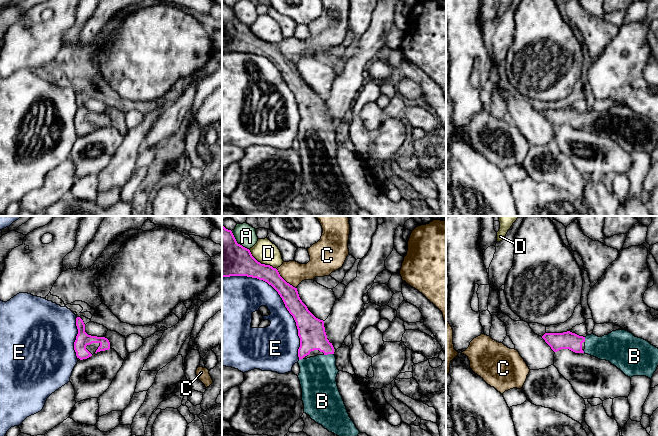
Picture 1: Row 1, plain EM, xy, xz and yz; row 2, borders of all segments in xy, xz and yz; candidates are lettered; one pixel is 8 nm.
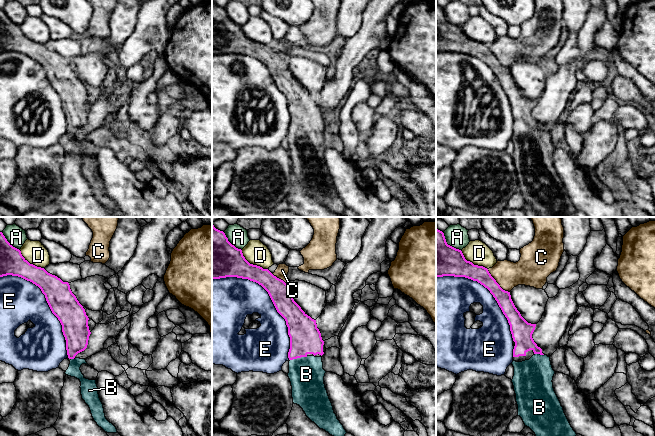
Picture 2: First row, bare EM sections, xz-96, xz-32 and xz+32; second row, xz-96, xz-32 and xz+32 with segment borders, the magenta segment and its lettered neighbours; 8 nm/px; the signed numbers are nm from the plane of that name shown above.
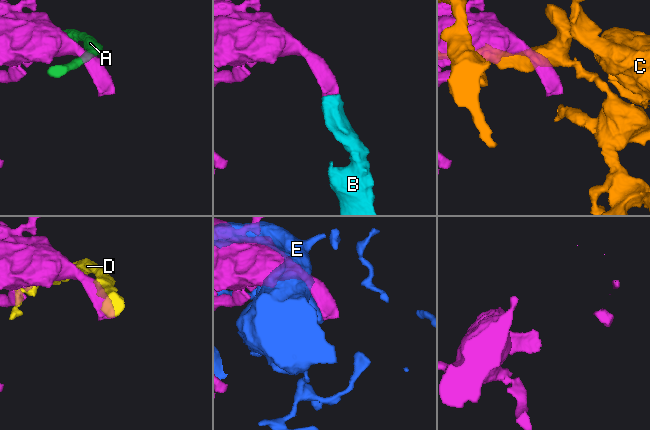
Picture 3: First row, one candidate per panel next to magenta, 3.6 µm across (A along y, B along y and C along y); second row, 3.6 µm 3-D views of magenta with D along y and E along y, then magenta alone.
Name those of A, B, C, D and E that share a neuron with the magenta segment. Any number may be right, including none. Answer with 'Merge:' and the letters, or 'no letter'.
Merge: B

